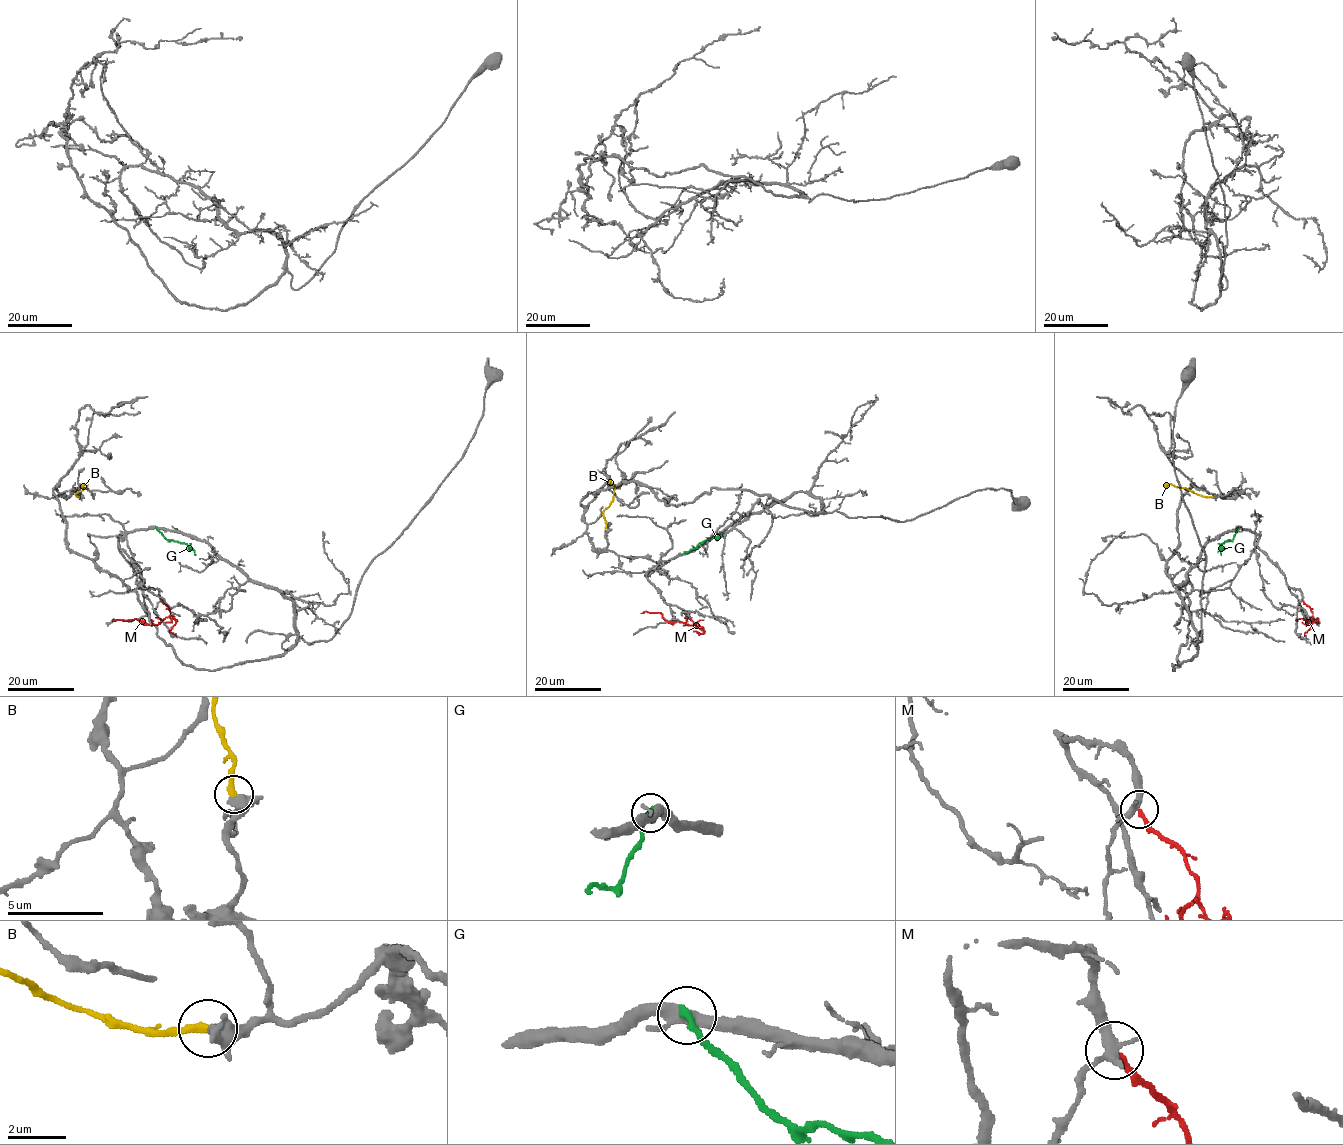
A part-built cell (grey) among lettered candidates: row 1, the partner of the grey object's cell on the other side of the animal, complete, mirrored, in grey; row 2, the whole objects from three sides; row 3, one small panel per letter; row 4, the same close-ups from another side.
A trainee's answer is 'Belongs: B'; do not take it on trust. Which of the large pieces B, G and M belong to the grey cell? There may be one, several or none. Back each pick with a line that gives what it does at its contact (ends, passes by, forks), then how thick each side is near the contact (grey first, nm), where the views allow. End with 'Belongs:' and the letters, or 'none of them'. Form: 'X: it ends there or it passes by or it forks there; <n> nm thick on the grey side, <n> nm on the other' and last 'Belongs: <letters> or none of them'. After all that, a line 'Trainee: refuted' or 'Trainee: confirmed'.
B: it ends there; 360 nm thick on the grey side, 300 nm on the other
Belongs: B
Trainee: confirmed

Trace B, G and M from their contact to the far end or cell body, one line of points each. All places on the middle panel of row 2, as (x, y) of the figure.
B: (607, 529), (603, 511), (612, 499), (615, 486), (608, 483)
G: (683, 553), (699, 543), (723, 536)
M: (688, 618), (698, 628), (668, 621), (659, 612), (641, 613)

